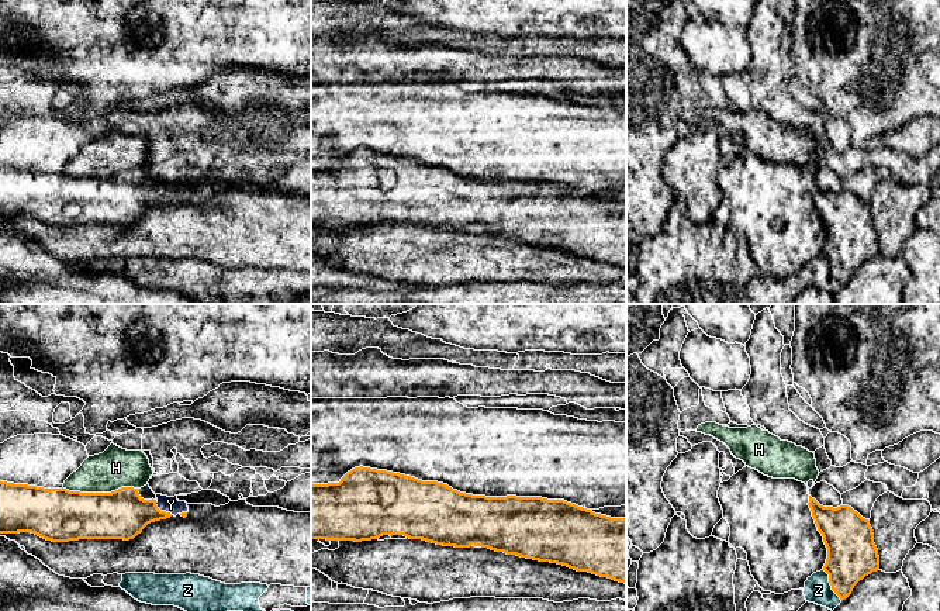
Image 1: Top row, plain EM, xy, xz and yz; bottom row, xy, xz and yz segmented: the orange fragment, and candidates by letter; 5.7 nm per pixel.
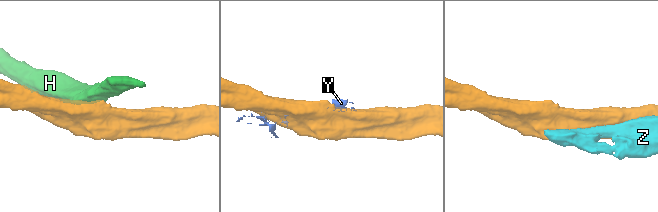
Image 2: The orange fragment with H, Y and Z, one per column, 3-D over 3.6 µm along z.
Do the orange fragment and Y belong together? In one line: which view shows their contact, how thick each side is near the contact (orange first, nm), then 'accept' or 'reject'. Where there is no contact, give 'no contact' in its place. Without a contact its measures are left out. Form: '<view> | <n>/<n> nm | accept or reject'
xy | 280/100 nm | reject

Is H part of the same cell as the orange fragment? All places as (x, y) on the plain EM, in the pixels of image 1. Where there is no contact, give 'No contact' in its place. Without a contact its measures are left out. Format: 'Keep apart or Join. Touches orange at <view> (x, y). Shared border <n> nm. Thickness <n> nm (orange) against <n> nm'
Keep apart. Touches orange at xy (100, 178). Shared border 440 nm. Thickness 300 nm (orange) against 240 nm

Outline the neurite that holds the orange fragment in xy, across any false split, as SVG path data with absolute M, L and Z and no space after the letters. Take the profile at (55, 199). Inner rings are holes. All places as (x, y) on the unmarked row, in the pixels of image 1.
M0 166L0 218L31 217L46 225L69 227L79 224L134 224L142 214L155 206L170 203L172 199L160 196L156 184L144 184L138 173L121 172L111 177L80 177L66 173L44 173L28 169Z

